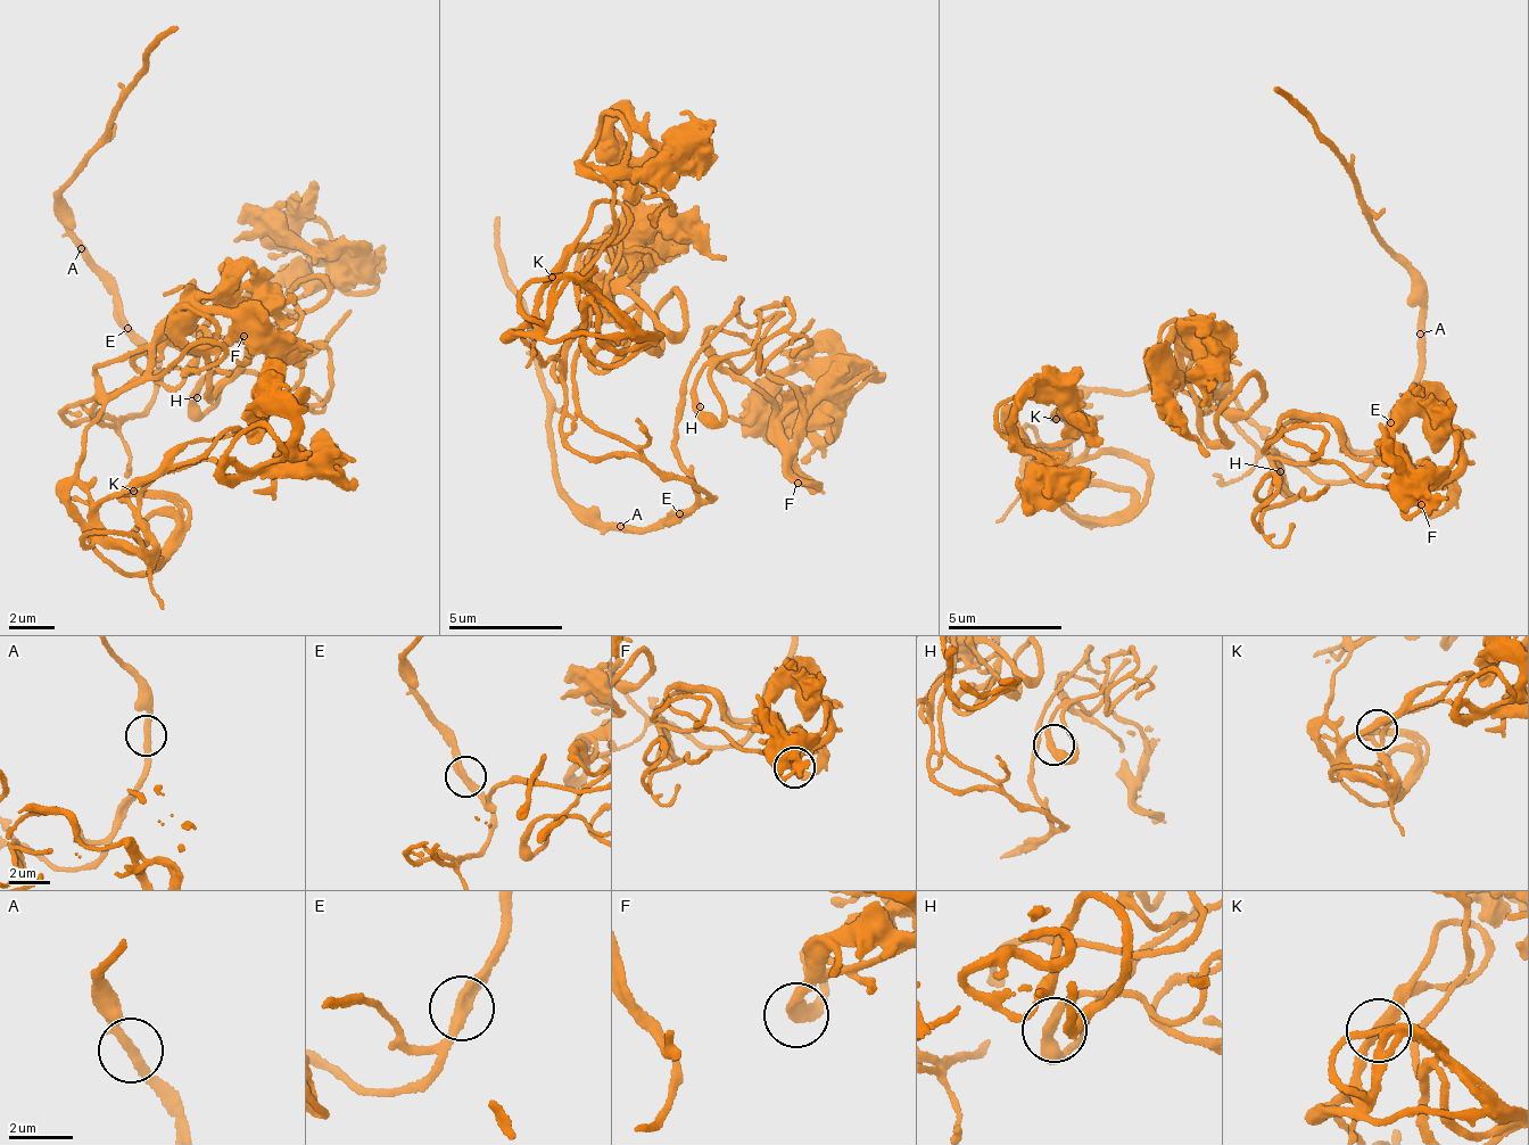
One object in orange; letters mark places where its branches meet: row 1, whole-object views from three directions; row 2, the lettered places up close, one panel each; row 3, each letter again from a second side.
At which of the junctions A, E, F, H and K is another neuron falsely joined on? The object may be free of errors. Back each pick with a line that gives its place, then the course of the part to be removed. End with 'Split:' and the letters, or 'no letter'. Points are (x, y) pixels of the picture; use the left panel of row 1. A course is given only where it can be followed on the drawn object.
Split: no letter

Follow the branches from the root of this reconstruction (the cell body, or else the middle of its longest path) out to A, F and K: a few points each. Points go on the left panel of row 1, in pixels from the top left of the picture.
A: (134, 418), (150, 402), (158, 376), (154, 355), (129, 329), (116, 287), (93, 268), (93, 257), (81, 248)
F: (134, 418), (159, 342), (270, 343), (296, 323), (302, 277), (328, 287), (244, 336)
K: (134, 418), (121, 426), (97, 419), (96, 400), (102, 408), (87, 427), (77, 472), (96, 499), (133, 491)

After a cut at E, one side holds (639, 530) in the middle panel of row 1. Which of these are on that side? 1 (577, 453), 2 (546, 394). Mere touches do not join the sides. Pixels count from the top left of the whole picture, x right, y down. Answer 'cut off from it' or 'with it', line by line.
1: cut off from it
2: with it

